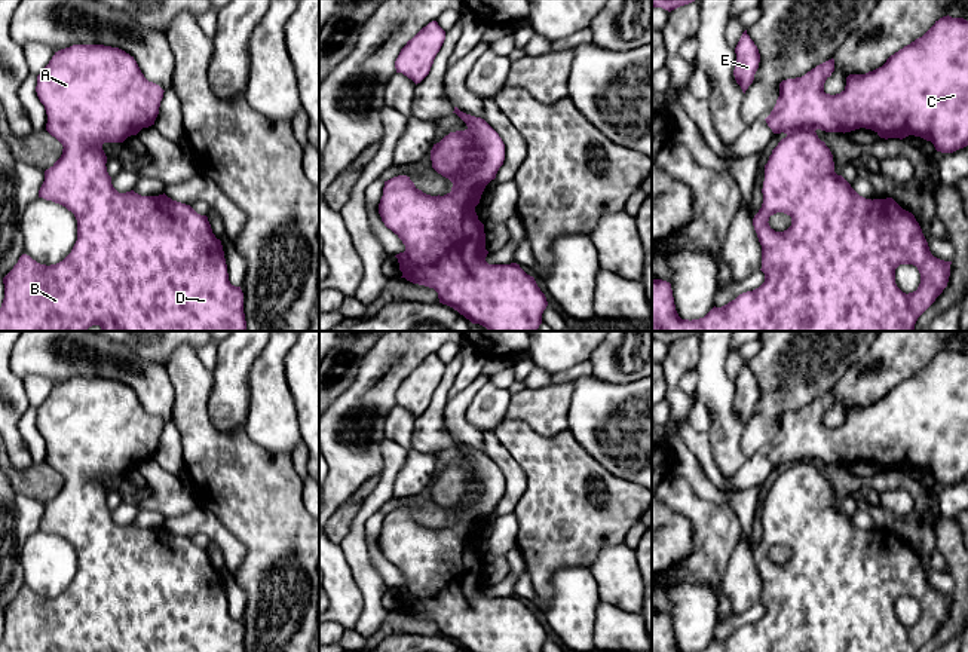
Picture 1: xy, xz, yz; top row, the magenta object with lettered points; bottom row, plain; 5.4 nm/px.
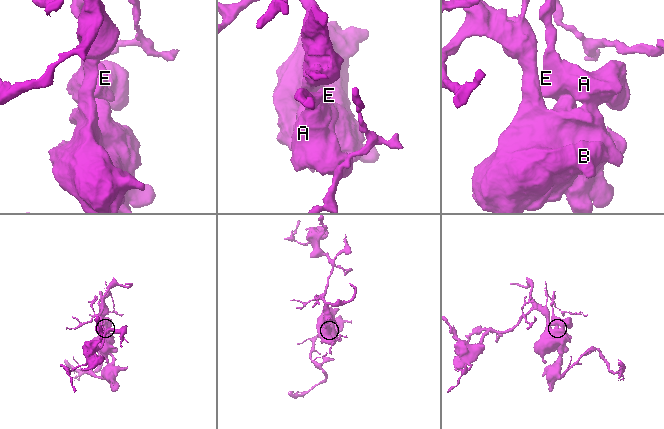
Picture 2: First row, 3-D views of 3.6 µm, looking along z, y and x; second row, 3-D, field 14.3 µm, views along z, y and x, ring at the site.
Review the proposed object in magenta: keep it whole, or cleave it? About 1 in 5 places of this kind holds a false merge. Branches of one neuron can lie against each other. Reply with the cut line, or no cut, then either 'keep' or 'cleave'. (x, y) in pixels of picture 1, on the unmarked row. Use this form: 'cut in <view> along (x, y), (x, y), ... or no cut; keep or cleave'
no cut; keep

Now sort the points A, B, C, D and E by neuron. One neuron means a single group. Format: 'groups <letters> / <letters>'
groups A B C D E

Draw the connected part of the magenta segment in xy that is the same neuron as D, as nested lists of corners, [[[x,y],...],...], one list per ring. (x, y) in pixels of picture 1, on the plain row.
[[[73,377],[55,385],[49,397],[37,408],[36,425],[48,447],[46,463],[64,480],[61,490],[45,503],[45,514],[39,523],[39,530],[59,536],[74,547],[77,552],[77,573],[71,585],[56,597],[40,597],[27,587],[19,590],[13,602],[3,610],[4,631],[0,640],[0,652],[245,652],[243,625],[241,619],[235,619],[229,613],[223,578],[212,566],[208,550],[197,547],[190,538],[172,533],[165,526],[159,529],[141,529],[134,523],[119,526],[111,517],[102,477],[123,475],[128,469],[137,468],[143,460],[154,457],[165,425],[159,417],[144,410],[134,389],[119,380],[104,377]]]

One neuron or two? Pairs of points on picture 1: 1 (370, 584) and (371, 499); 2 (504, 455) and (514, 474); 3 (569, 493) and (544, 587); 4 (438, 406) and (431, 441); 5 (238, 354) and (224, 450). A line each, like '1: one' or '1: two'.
1: one
2: one
3: one
4: one
5: two

